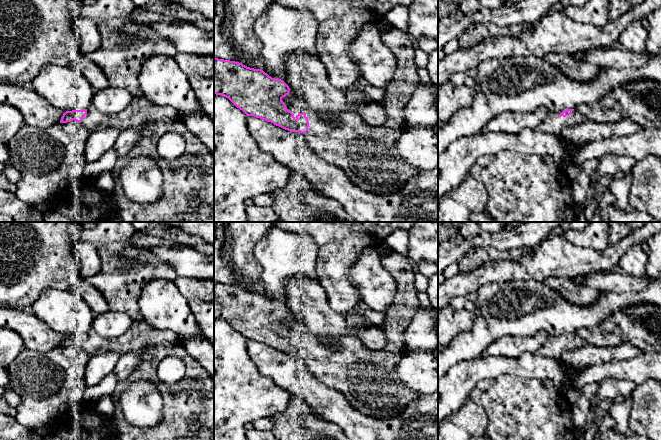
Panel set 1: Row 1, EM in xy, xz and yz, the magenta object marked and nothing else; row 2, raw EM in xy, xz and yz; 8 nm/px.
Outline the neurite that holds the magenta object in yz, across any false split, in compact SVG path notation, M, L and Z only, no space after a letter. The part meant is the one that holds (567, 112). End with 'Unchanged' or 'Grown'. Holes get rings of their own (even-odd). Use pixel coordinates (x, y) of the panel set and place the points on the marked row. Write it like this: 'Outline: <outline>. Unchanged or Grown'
Outline: M566 109L558 117L561 118L562 125L569 127L588 121L587 117L583 116L576 109Z. Grown

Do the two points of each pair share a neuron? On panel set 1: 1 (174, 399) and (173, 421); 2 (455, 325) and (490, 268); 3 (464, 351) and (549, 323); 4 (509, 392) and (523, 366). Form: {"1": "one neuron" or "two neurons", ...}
{"1": "one neuron", "2": "two neurons", "3": "one neuron", "4": "two neurons"}

